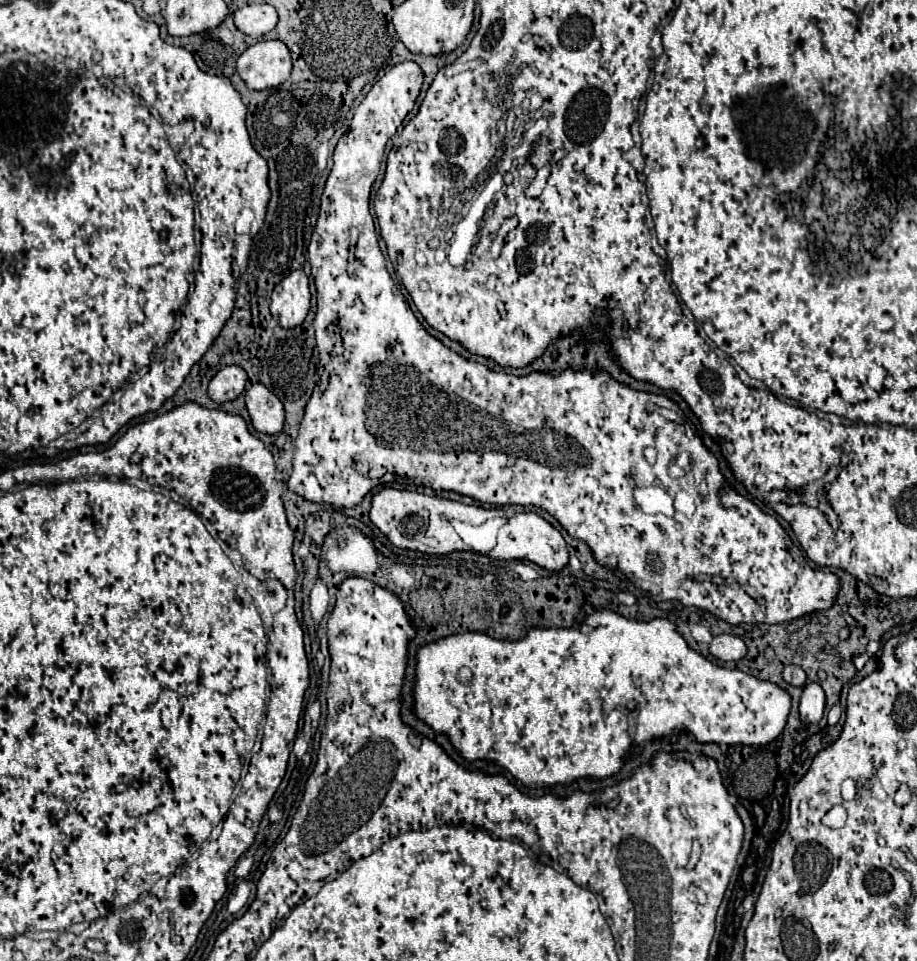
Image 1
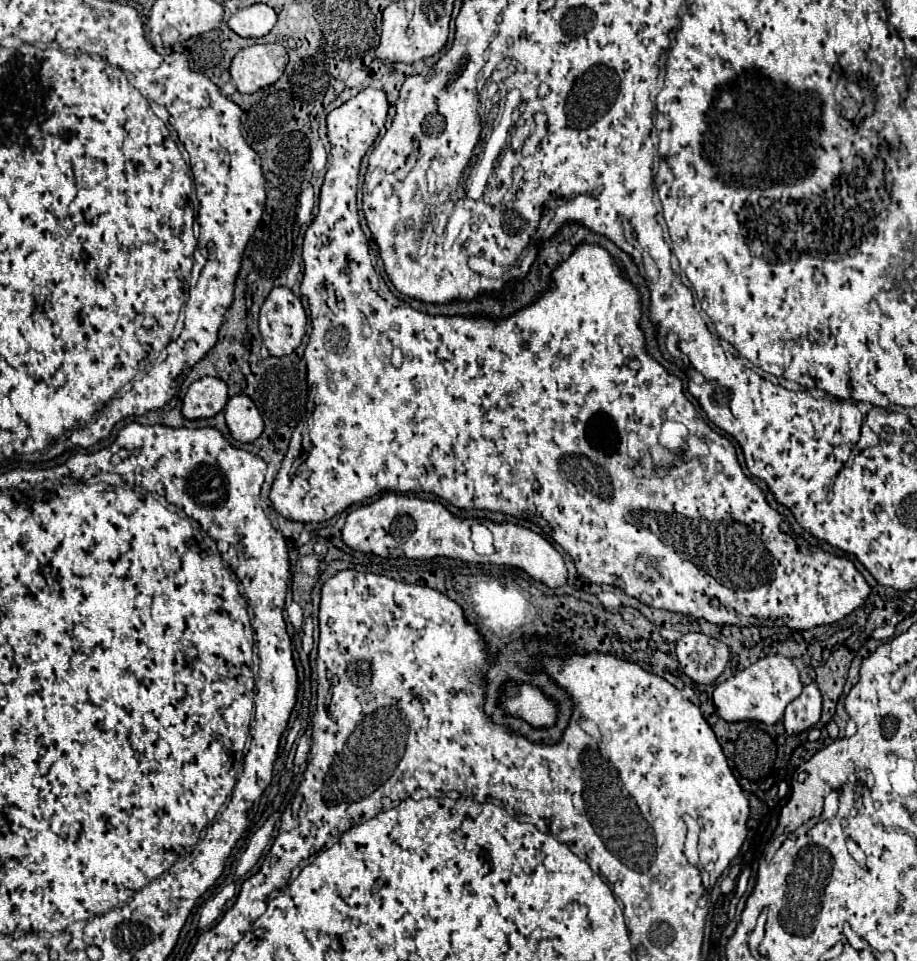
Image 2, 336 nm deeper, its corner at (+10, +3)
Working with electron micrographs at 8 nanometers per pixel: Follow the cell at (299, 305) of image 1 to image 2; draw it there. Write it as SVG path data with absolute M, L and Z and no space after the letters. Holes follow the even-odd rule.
M274 287L260 307L262 343L274 357L290 355L306 333L306 313L288 287Z

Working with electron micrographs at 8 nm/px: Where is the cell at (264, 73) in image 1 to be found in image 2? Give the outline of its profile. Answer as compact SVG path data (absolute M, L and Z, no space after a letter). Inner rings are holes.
M280 43L250 45L236 53L230 75L240 93L254 93L280 79L288 63L288 53Z

